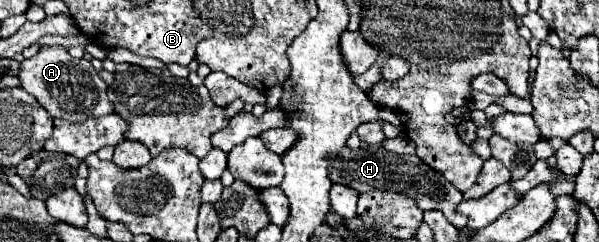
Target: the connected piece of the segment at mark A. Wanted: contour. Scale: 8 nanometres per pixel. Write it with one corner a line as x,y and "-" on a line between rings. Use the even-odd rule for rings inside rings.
41,46
33,58
21,62
17,78
21,88
33,94
53,118
83,122
87,118
113,112
111,102
107,100
107,84
101,80
91,62
85,58
73,58
63,46

